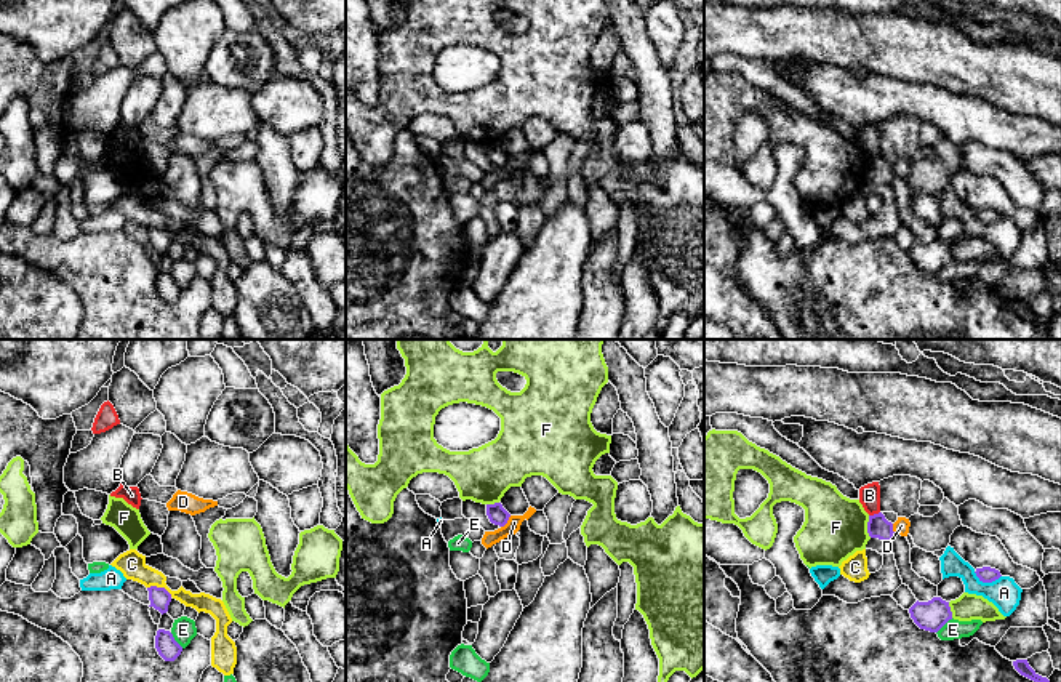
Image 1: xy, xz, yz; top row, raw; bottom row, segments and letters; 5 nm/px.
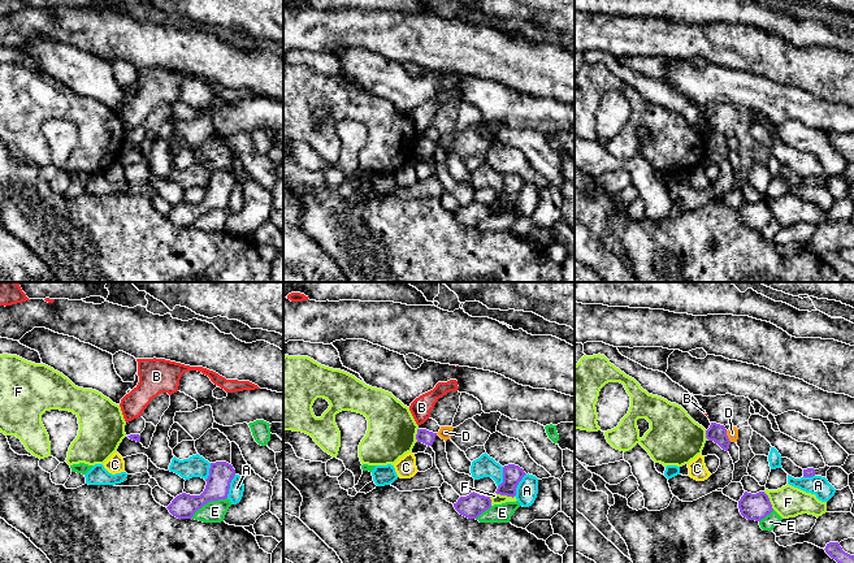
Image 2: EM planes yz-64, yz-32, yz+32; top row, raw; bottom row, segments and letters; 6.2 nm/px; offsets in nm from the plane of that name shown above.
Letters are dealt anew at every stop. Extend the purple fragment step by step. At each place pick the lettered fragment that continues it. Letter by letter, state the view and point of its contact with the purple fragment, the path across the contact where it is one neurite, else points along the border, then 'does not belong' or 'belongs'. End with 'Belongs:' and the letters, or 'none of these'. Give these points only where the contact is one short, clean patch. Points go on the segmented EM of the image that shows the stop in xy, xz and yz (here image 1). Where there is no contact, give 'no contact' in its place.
A: contact yz (988, 581); border yz (973, 572), (983, 581), (994, 581), (1000, 577); does not belong
B: contact yz (874, 514); border yz (879, 511), (869, 516); does not belong
C: contact xy (160, 588); does not belong
D: contact xz (506, 522); border xz (511, 516), (501, 527); does not belong
E: contact yz (944, 623); does not belong
F: contact yz (868, 527); does not belong
Belongs: none of these

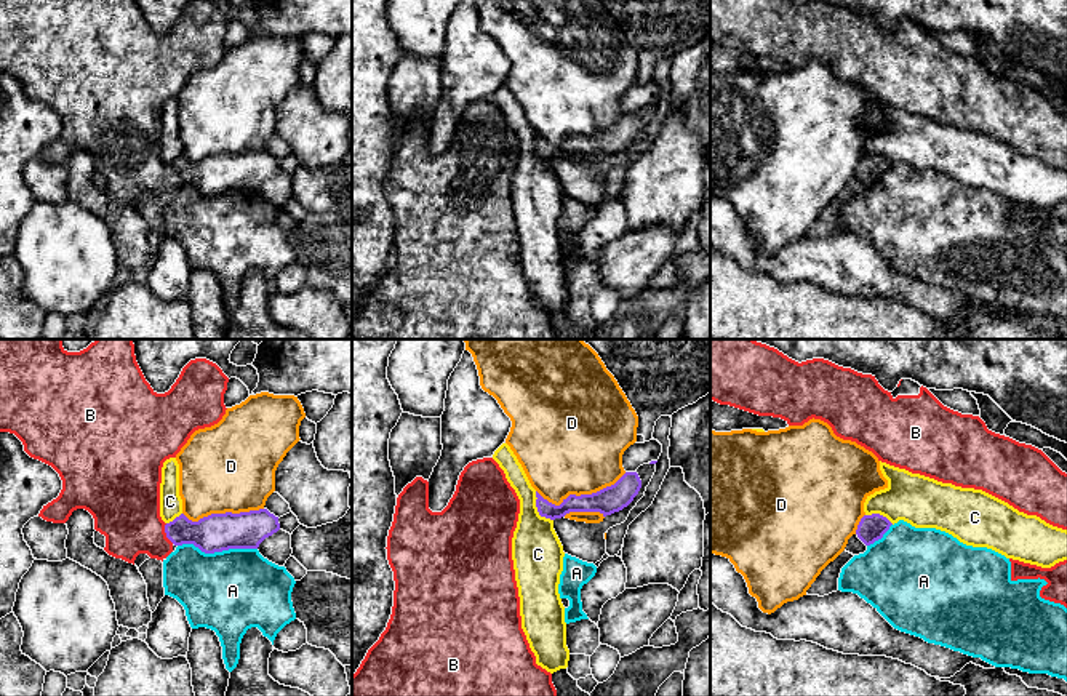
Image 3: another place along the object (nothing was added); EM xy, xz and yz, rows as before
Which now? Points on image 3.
A: contact xy (218, 551); border xy (178, 544), (194, 544), (205, 552), (256, 549); does not belong
B: contact xy (165, 532); way xy (215, 533), (165, 532), (154, 532), (125, 503); belongs
C: contact xz (538, 509); does not belong
D: contact xz (581, 495); does not belong
Belongs: B

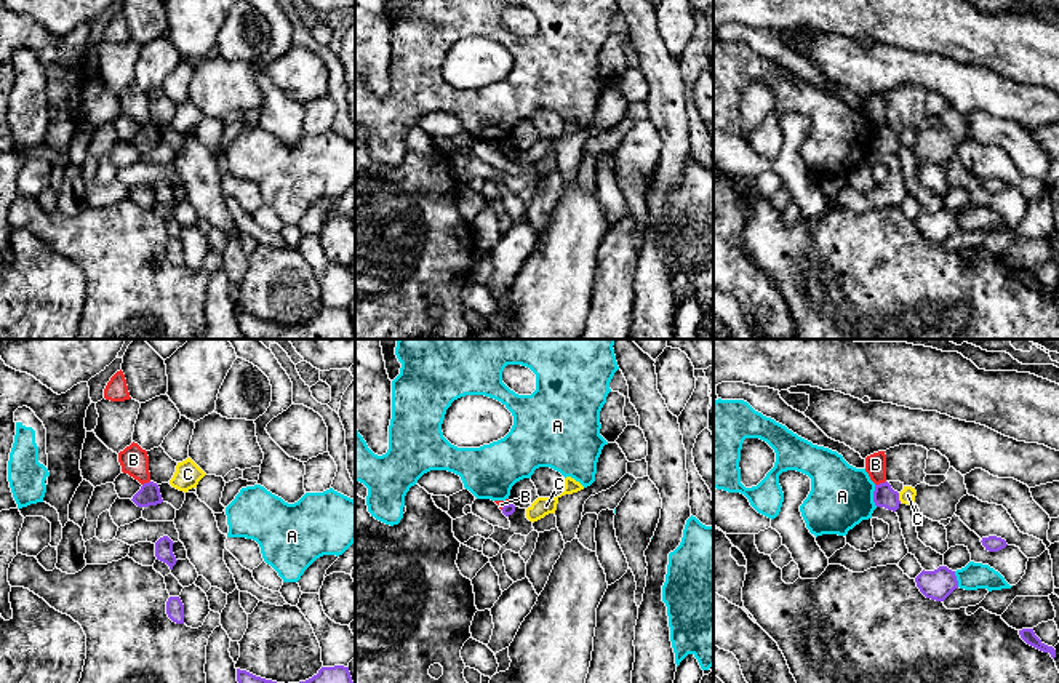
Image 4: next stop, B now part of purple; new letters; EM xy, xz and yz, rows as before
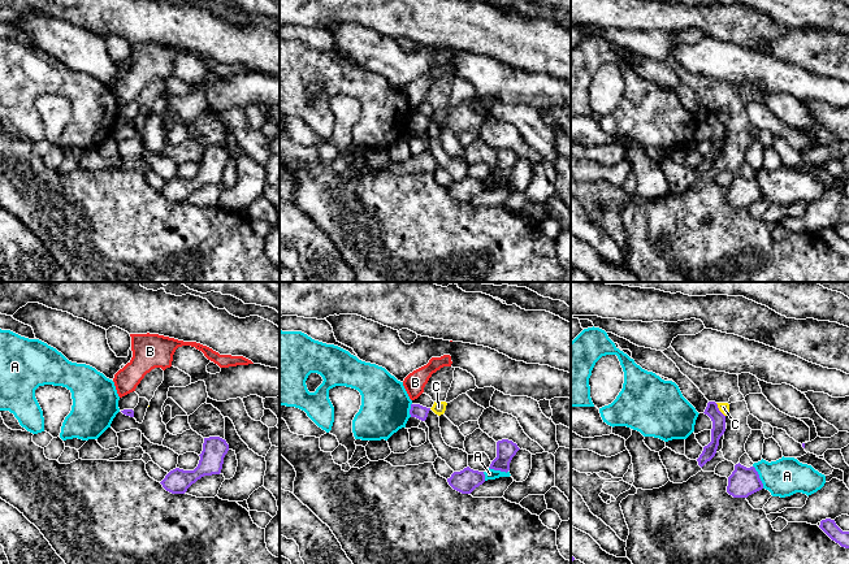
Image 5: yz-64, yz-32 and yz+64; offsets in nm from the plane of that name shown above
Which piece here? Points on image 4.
A: contact yz (874, 496); does not belong
B: contact yz (880, 483); border yz (885, 480), (875, 485); does not belong
C: contact yz (898, 498); border yz (898, 493), (901, 501); does not belong
Belongs: none of these

